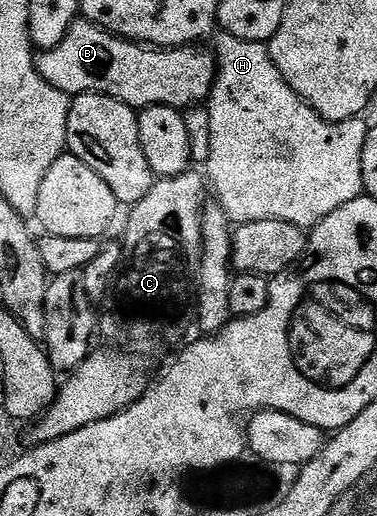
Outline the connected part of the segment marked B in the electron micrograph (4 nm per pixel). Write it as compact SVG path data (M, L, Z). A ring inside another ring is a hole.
M79 19L72 23L68 35L56 43L56 47L43 49L37 54L38 74L52 87L67 95L79 93L107 93L112 99L141 111L153 105L172 107L186 111L189 105L198 105L210 96L210 88L214 85L216 58L213 52L202 50L202 47L183 47L180 49L163 49L161 47L143 47L136 41L125 41L115 37L99 25L91 21Z

